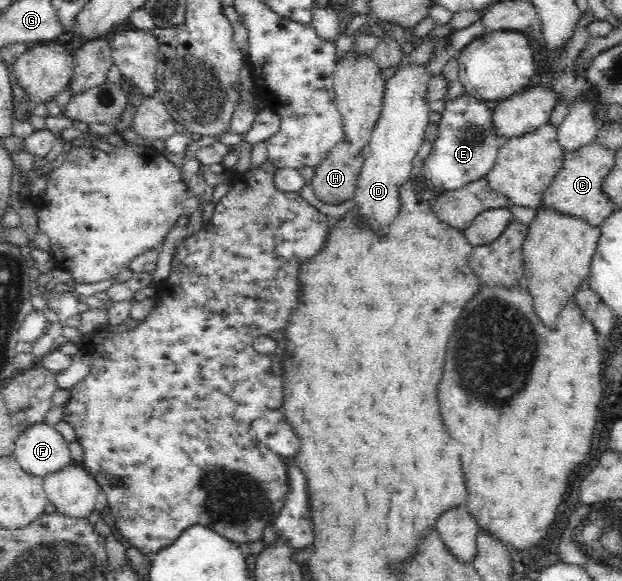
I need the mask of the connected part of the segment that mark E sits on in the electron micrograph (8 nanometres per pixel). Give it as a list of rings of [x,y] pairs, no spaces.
[[[466,90],[460,97],[445,102],[441,122],[432,149],[422,164],[422,174],[438,192],[451,192],[463,188],[471,181],[485,178],[491,172],[503,139],[495,129],[493,110],[482,100],[473,97]]]

